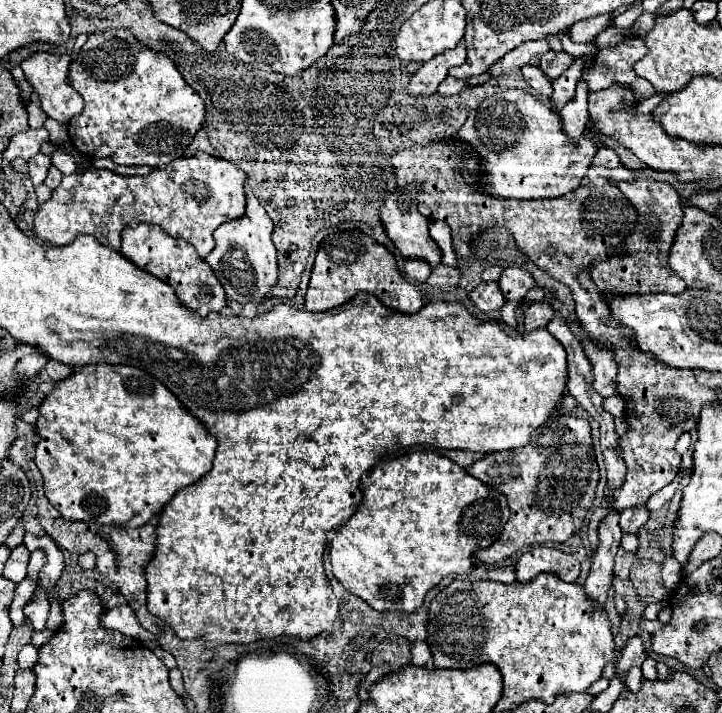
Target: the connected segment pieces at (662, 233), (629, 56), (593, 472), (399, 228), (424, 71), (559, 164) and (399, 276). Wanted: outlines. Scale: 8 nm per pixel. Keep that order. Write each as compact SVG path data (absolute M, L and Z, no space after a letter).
M639 175L633 181L617 181L617 189L629 199L637 211L637 223L631 235L625 237L625 249L615 253L603 263L595 263L589 269L591 281L597 285L601 299L607 303L613 295L647 295L647 293L681 293L687 285L673 275L667 263L669 249L673 245L675 231L681 223L683 207L681 199L671 183L655 181L651 177Z
M627 37L623 43L599 51L595 55L593 69L583 79L587 81L591 91L611 87L613 83L633 85L633 91L637 91L637 99L643 101L655 93L655 87L633 71L633 65L643 59L645 53L647 47L639 37Z
M553 415L553 419L533 431L529 445L513 451L489 453L475 461L469 473L505 493L511 509L501 537L491 547L477 551L481 563L501 563L523 547L543 545L545 541L563 543L581 529L599 483L589 421L583 417Z
M411 183L411 185L405 185L405 187L397 187L389 193L387 201L381 205L381 223L389 235L389 239L397 245L397 249L401 251L403 257L411 259L425 259L431 267L435 267L437 263L441 263L441 251L439 247L435 245L435 241L429 237L429 231L427 231L427 225L429 221L419 213L417 209L417 195L421 191L421 183Z
M461 41L455 49L443 51L441 55L435 55L431 61L423 63L417 73L411 75L409 83L405 85L405 91L409 95L427 97L437 91L437 85L447 77L449 67L461 65L465 61L465 43Z
M505 89L487 97L477 109L469 113L457 135L469 141L485 159L485 175L481 177L481 189L489 195L505 199L545 199L575 191L587 175L587 169L597 153L597 145L591 139L567 137L559 113L551 111L549 105L537 101L523 89Z
M359 229L337 231L327 235L317 249L311 281L305 293L307 311L327 311L355 297L357 291L377 295L387 307L401 313L417 313L423 307L421 291L409 283L397 267L395 255Z

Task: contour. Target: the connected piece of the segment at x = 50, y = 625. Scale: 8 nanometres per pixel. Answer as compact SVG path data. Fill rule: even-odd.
M59 601L51 603L51 613L49 613L49 619L47 619L47 629L57 629L61 625L61 609L59 609Z

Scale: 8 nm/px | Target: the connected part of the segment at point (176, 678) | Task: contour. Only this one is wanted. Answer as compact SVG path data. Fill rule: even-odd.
M178 668L169 670L169 681L178 695L181 695L181 697L187 697L187 691L185 691L183 685L182 674Z

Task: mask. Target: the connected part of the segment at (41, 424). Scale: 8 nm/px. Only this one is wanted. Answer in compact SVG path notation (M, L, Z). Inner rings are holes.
M89 365L59 381L39 407L35 463L43 475L45 497L69 521L141 527L149 523L183 487L201 479L213 463L219 441L157 379L129 365Z

